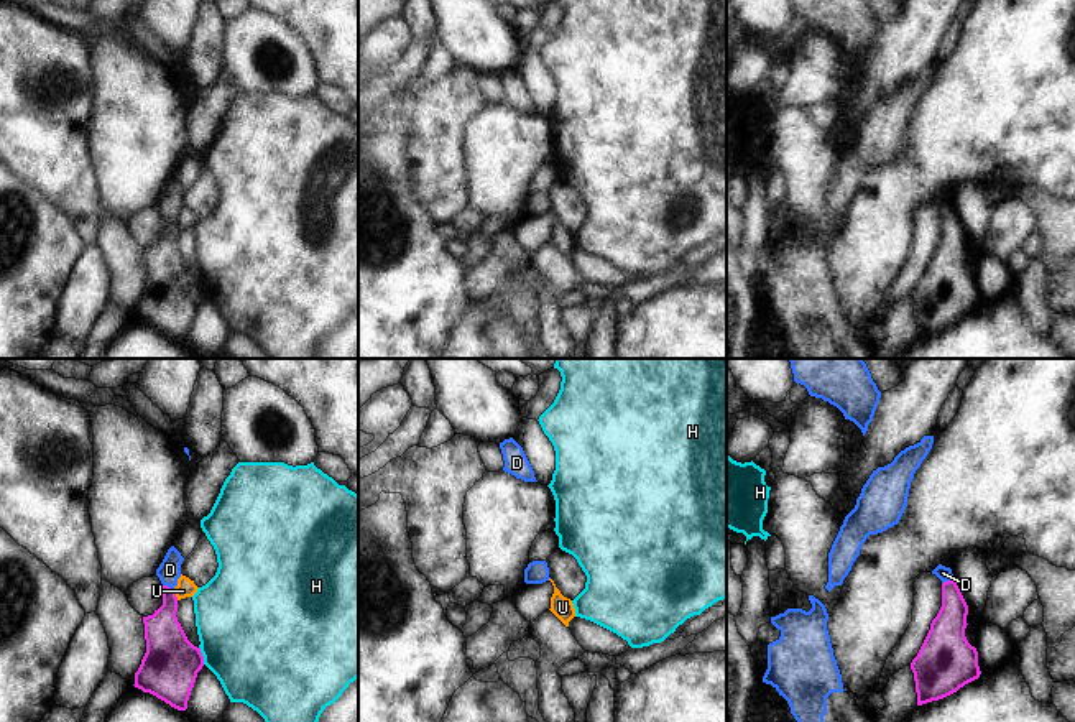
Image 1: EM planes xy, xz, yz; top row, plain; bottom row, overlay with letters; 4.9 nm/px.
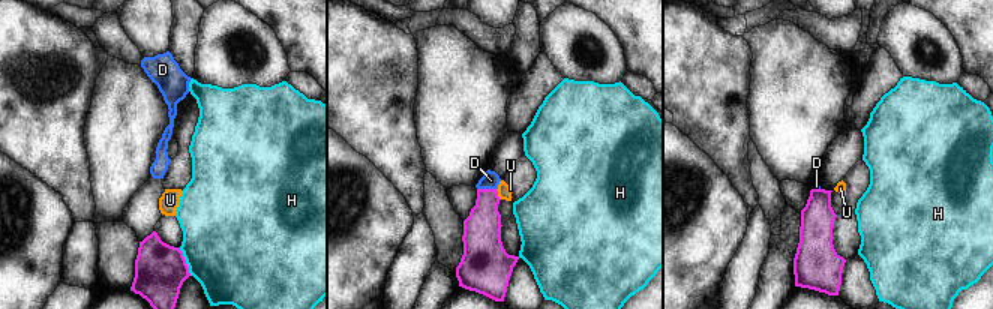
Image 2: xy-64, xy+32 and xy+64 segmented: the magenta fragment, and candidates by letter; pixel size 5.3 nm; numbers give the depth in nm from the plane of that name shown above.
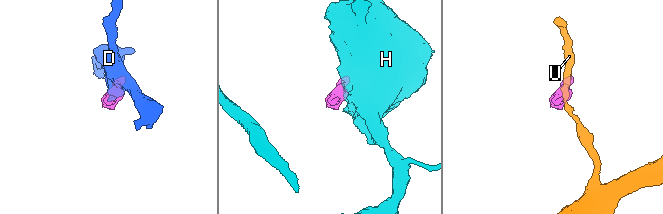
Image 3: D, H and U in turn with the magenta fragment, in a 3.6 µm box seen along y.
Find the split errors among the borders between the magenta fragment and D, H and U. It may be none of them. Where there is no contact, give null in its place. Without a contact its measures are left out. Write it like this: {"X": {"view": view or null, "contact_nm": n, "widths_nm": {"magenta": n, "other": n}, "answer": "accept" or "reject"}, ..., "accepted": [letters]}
{"D": {"view": "yz", "contact_nm": 70, "widths_nm": {"magenta": 180, "other": 70}, "answer": "accept"}, "H": {"view": "xy", "contact_nm": 90, "widths_nm": {"magenta": 280, "other": 480}, "answer": "reject"}, "U": {"view": "xy", "contact_nm": 60, "widths_nm": {"magenta": 200, "other": 90}, "answer": "reject"}, "accepted": ["D"]}

